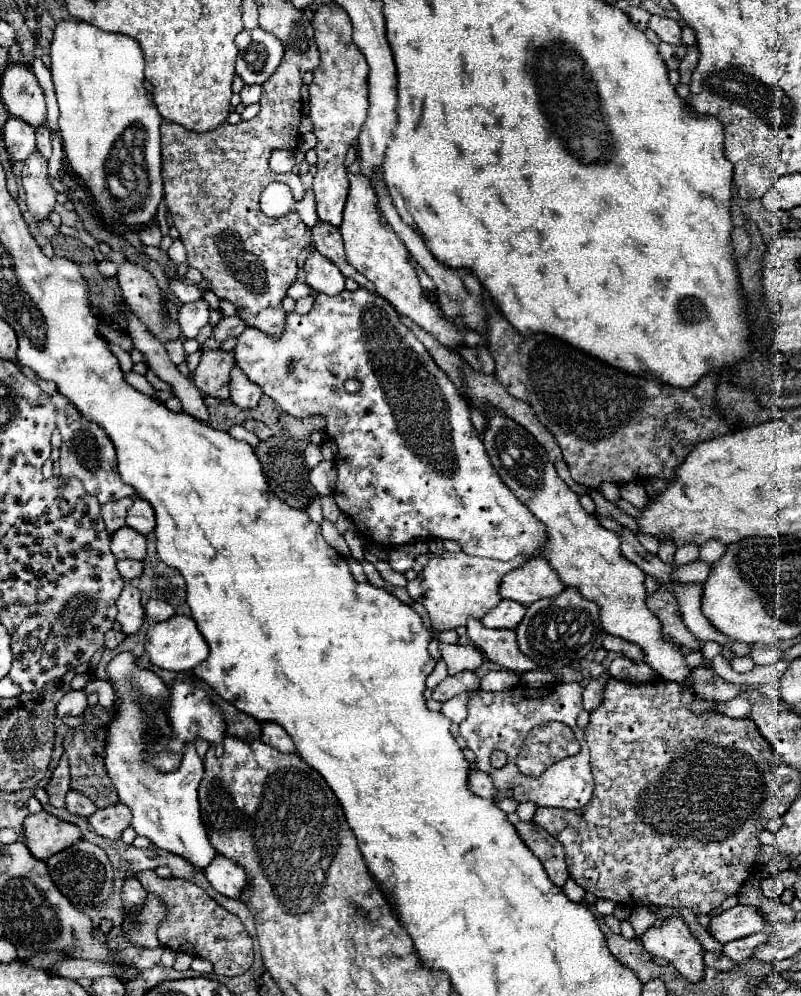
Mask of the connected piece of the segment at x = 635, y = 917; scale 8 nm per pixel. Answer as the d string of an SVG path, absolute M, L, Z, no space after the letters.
M636 907L634 911L632 911L632 915L630 915L630 925L634 927L634 931L636 931L636 935L640 937L648 927L652 927L654 923L656 923L656 917L648 911L648 907Z

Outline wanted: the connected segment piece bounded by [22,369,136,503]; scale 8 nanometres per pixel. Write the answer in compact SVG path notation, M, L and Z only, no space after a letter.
M22 369L26 377L30 377L30 381L34 381L46 395L50 395L52 399L52 407L54 407L54 413L56 413L56 429L62 435L62 447L60 447L60 475L64 477L76 477L84 483L84 489L98 497L100 503L108 503L108 501L116 501L116 499L122 499L122 497L128 497L128 495L136 495L136 491L126 485L120 475L118 475L118 469L116 469L116 451L112 447L112 441L106 437L106 433L96 427L96 423L90 423L86 421L72 405L70 401L66 401L64 395L60 395L56 391L56 385L40 379L32 371L32 369Z

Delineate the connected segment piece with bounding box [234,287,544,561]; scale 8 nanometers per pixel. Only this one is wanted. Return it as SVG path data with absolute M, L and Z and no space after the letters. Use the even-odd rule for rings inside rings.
M358 287L356 291L342 291L340 295L334 295L334 297L318 293L310 313L306 313L306 315L288 313L286 315L284 331L278 337L264 335L264 331L260 331L256 327L246 327L246 331L238 337L238 345L234 349L234 355L236 355L238 367L242 369L242 373L248 379L252 379L256 385L260 385L266 395L276 399L276 403L284 411L288 411L290 415L300 417L300 419L308 417L308 415L320 415L326 419L326 435L338 447L338 453L336 453L338 479L336 479L334 499L336 499L338 507L354 521L358 533L364 539L368 539L372 543L380 543L384 547L406 545L412 539L430 539L430 537L432 539L452 539L468 555L502 559L502 561L514 559L520 553L526 553L526 555L540 553L540 543L544 541L544 525L528 511L528 507L524 507L516 499L516 495L512 495L512 491L506 487L506 483L500 479L500 475L496 475L496 469L492 467L492 463L486 455L482 437L474 429L474 425L470 423L468 401L460 395L460 391L456 391L456 387L452 387L452 381L448 379L448 375L444 375L440 371L440 367L436 367L436 361L428 355L426 347L412 335L412 331L402 323L402 317L398 315L398 311L384 297L380 297L368 289L362 289L362 287ZM346 379L358 379L362 383L362 397L346 393L346 389L344 389Z

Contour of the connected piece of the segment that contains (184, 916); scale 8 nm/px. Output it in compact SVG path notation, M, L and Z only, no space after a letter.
M140 871L136 875L146 891L156 893L162 897L168 905L168 917L158 927L158 939L164 947L178 951L178 953L190 953L194 957L208 959L214 965L216 975L234 977L242 975L252 965L252 937L240 923L240 919L232 913L228 913L224 907L220 907L202 887L196 887L194 883L188 883L184 879L160 879L154 871Z

